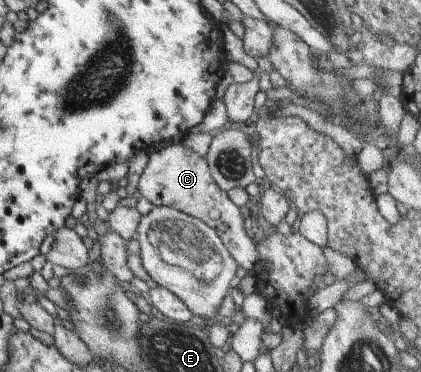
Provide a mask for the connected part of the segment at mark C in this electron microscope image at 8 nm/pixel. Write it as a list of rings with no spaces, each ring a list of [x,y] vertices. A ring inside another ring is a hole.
[[[179,142],[166,143],[157,151],[149,153],[149,160],[136,183],[136,189],[146,201],[153,206],[174,208],[204,222],[219,235],[226,251],[242,269],[256,269],[257,249],[254,241],[244,232],[249,221],[248,213],[234,205],[226,192],[216,185],[205,159],[196,152]]]

